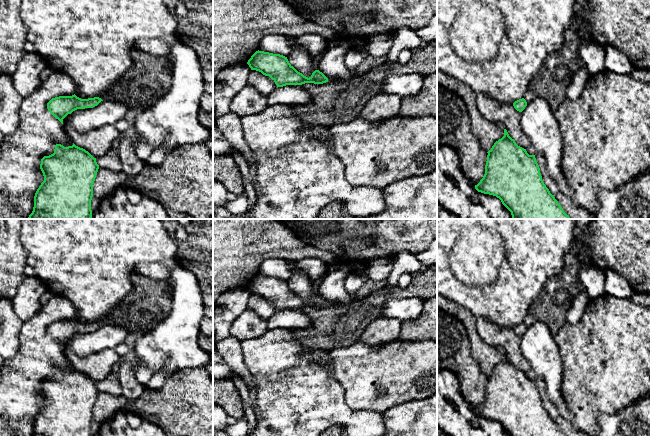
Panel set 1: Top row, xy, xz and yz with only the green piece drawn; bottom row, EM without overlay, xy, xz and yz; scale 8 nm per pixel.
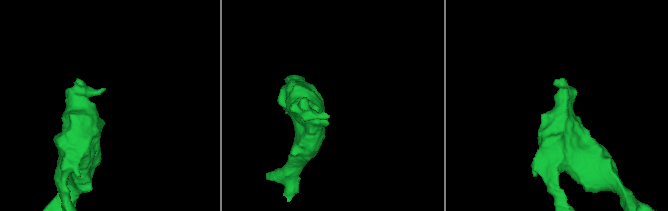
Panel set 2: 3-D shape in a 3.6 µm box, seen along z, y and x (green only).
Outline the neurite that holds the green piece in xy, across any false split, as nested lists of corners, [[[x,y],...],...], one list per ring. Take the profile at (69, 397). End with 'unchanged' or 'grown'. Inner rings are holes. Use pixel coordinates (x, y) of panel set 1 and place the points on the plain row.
[[[56,368],[54,377],[41,383],[44,405],[34,420],[32,436],[92,436],[93,408],[99,389],[88,375],[76,370]]]; unchanged

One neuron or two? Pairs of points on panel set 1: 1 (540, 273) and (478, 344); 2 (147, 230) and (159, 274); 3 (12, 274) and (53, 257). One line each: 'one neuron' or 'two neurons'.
1: two neurons
2: two neurons
3: two neurons

